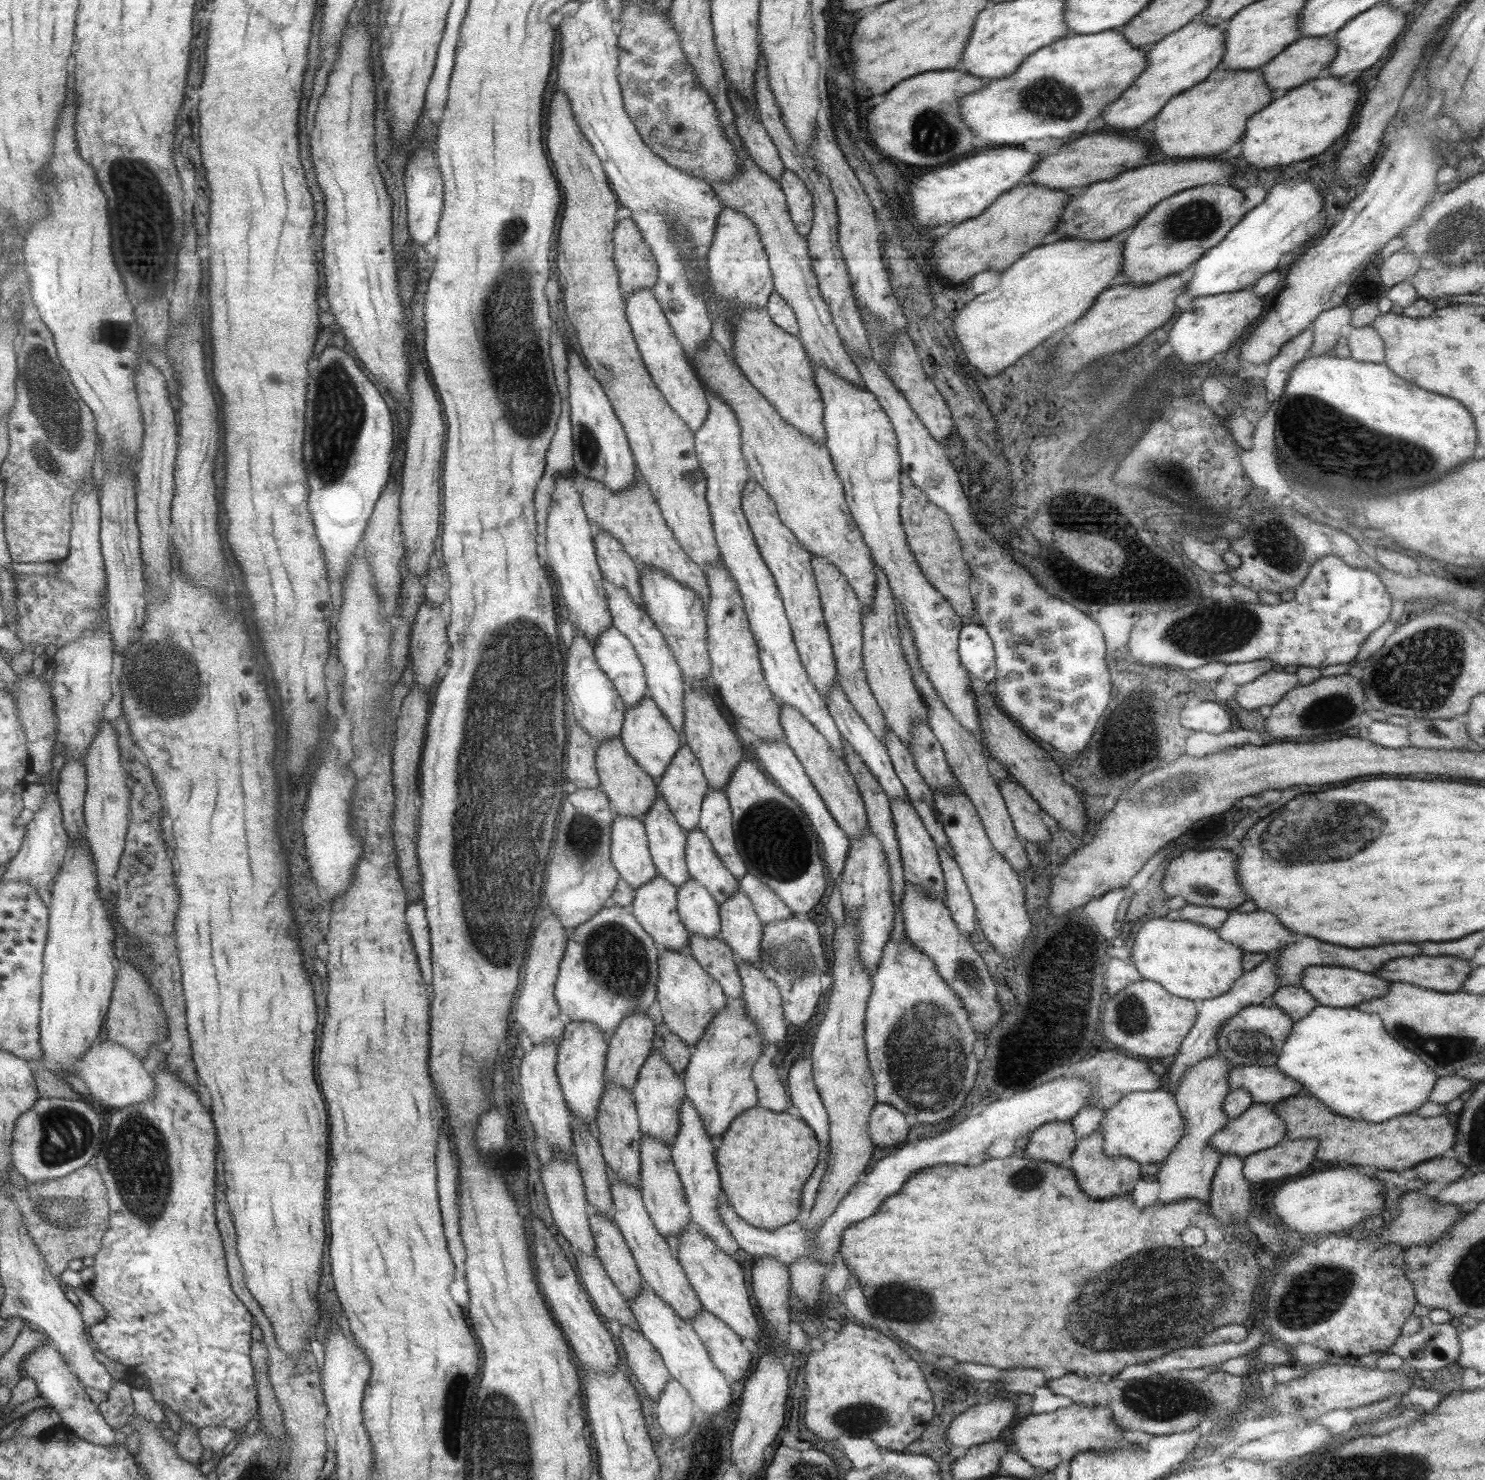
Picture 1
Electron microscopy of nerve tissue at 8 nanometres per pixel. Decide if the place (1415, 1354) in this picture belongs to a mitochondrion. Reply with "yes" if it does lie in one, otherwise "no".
no

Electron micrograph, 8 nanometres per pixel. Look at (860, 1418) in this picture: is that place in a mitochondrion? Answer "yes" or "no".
yes

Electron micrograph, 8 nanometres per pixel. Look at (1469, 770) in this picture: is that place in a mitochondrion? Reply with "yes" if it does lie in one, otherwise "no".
no

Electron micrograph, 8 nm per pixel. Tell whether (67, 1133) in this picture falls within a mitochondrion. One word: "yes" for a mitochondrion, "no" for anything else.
yes

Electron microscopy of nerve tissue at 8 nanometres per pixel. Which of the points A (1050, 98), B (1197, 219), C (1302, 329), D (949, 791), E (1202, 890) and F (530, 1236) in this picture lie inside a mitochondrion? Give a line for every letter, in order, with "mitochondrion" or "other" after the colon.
A: mitochondrion
B: mitochondrion
C: other
D: other
E: mitochondrion
F: other

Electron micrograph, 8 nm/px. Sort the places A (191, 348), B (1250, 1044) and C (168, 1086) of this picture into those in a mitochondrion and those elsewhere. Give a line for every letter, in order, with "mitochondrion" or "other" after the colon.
A: other
B: mitochondrion
C: other

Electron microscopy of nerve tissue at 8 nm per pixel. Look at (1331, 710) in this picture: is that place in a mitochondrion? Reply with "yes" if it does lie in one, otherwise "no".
yes

